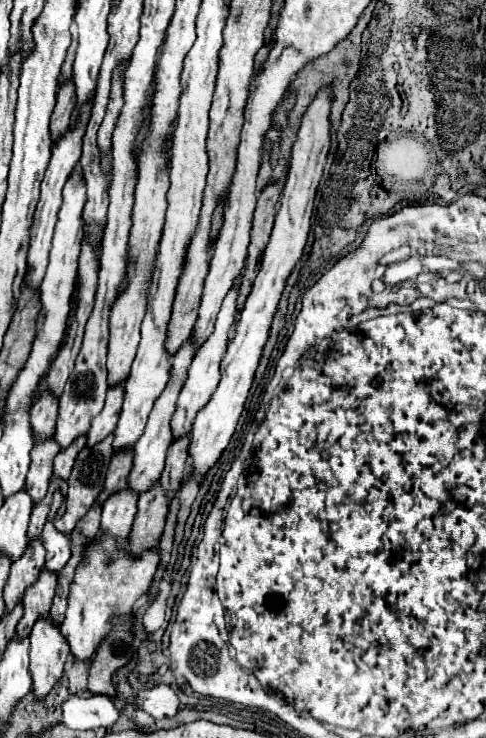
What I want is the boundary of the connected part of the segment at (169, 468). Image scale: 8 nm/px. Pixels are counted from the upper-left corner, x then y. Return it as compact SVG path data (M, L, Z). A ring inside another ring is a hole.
M190 437L178 439L168 449L166 467L164 467L162 477L160 477L160 485L166 491L168 499L172 499L176 495L176 491L180 489L180 485L182 485L184 471L186 471L186 447L188 447L188 441L190 441Z

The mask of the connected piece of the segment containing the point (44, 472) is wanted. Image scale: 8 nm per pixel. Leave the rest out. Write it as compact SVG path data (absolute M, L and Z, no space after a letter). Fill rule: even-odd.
M48 439L46 443L36 443L30 453L30 471L26 475L26 493L32 499L32 505L40 503L46 495L46 489L50 485L50 471L52 461L58 455L58 443L54 439Z

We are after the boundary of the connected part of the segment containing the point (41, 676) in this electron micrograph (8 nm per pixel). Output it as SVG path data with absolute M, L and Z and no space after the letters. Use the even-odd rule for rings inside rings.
M50 617L40 619L30 633L30 675L32 691L38 701L42 701L62 677L66 659L68 647L60 627L54 627Z

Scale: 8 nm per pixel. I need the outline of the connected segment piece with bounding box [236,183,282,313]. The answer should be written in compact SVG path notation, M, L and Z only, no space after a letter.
M274 183L268 185L258 201L256 201L256 211L254 211L254 219L252 219L252 231L250 231L250 245L248 245L248 259L244 265L244 273L242 273L242 283L238 289L238 299L236 299L236 311L240 313L244 307L244 301L252 289L252 281L258 275L258 267L264 255L264 249L270 241L270 233L272 233L272 225L274 225L274 215L276 215L276 205L282 193L282 183Z

